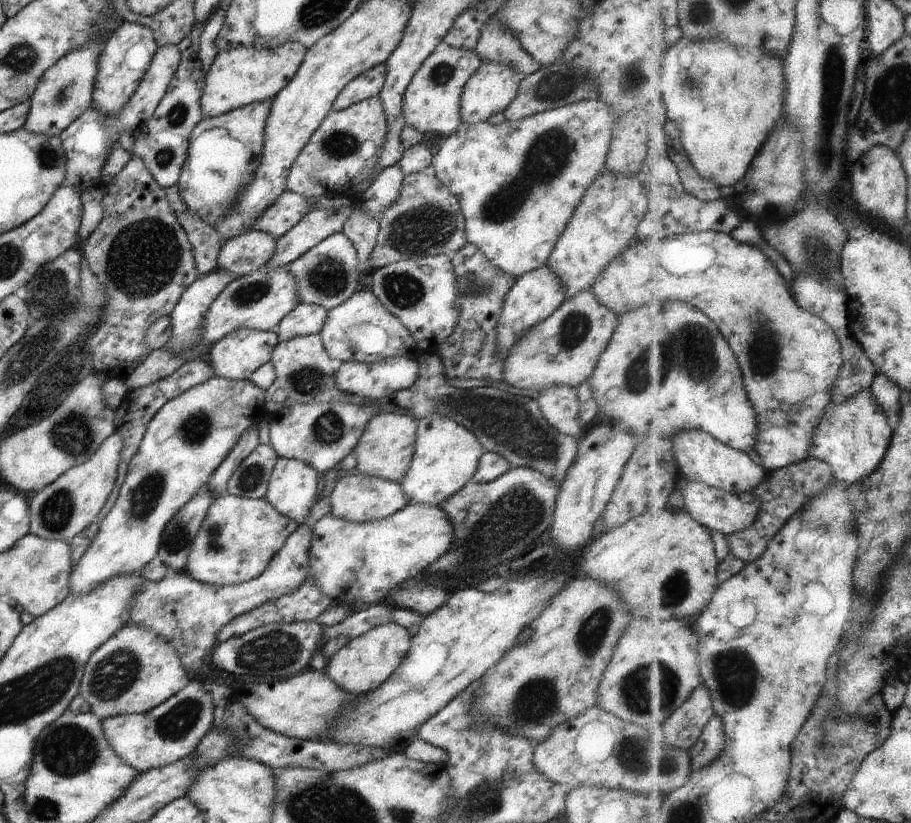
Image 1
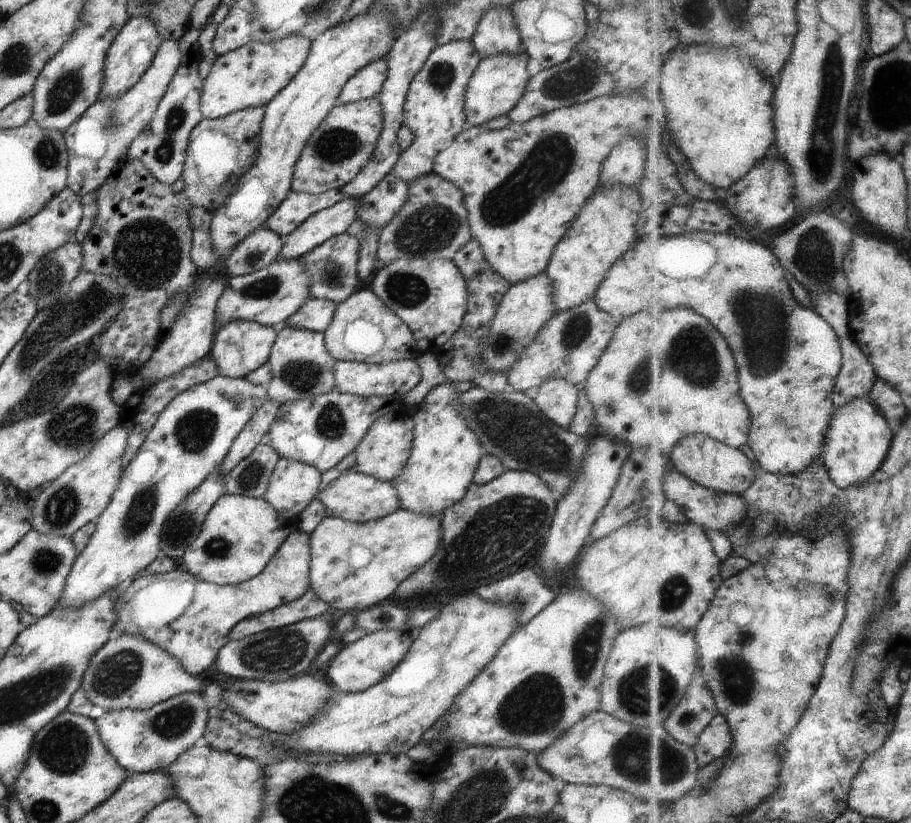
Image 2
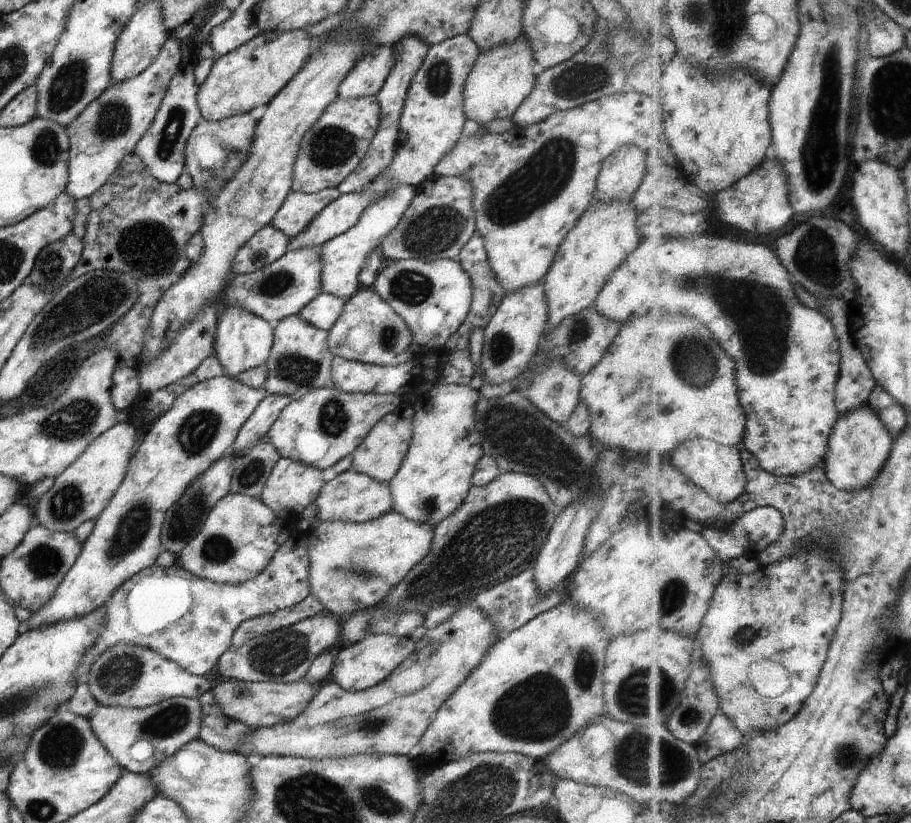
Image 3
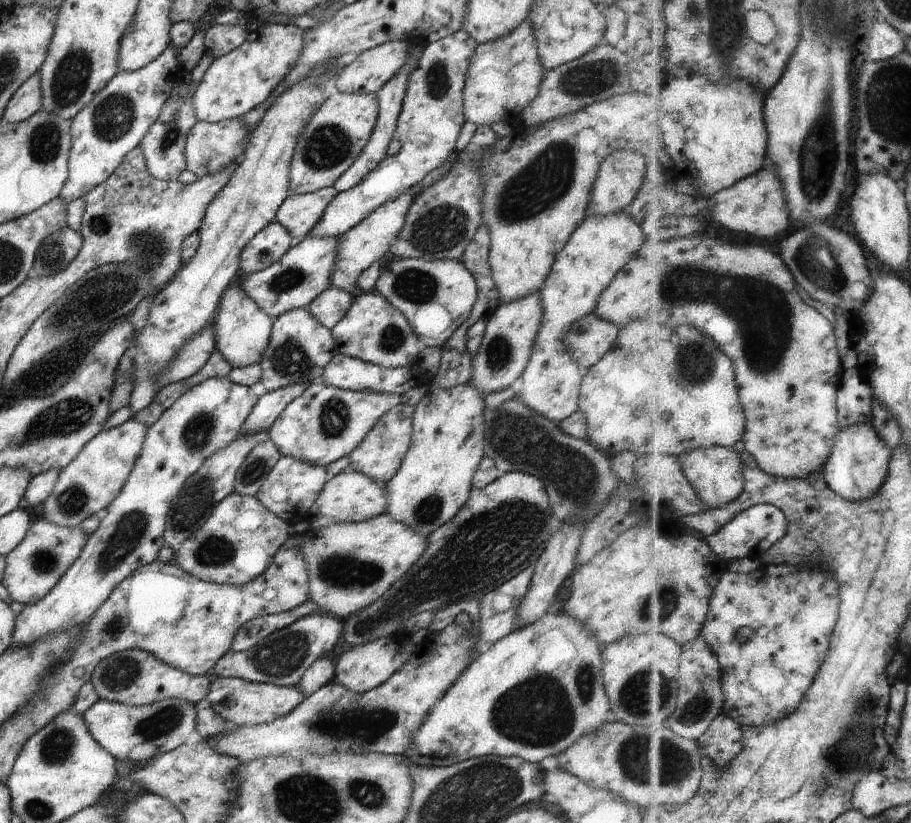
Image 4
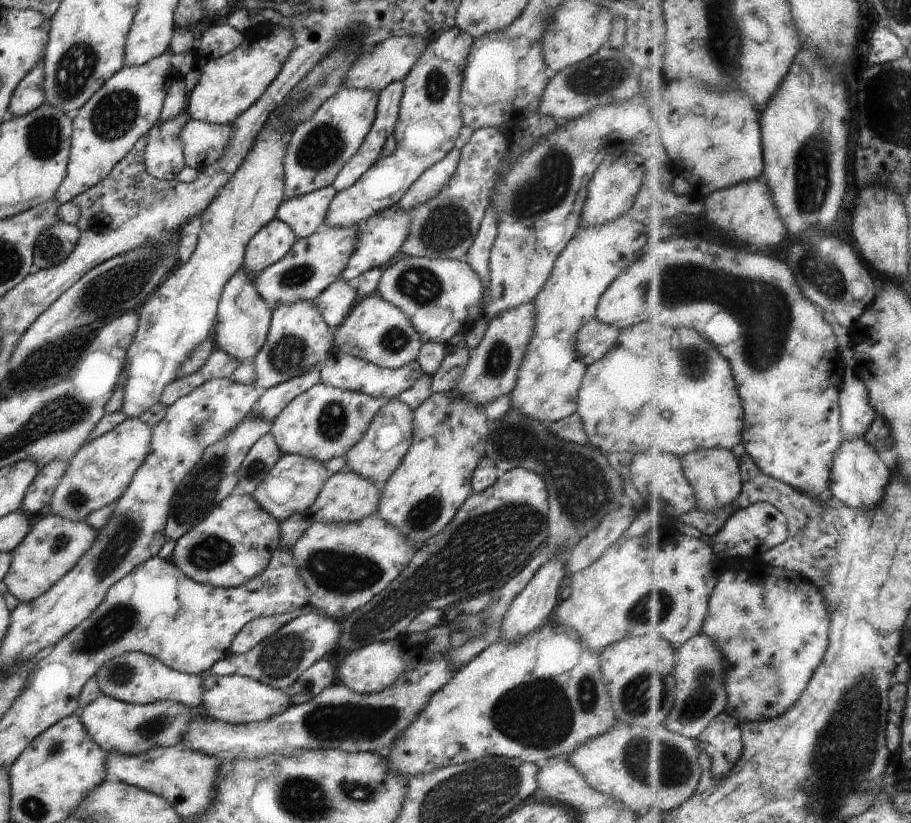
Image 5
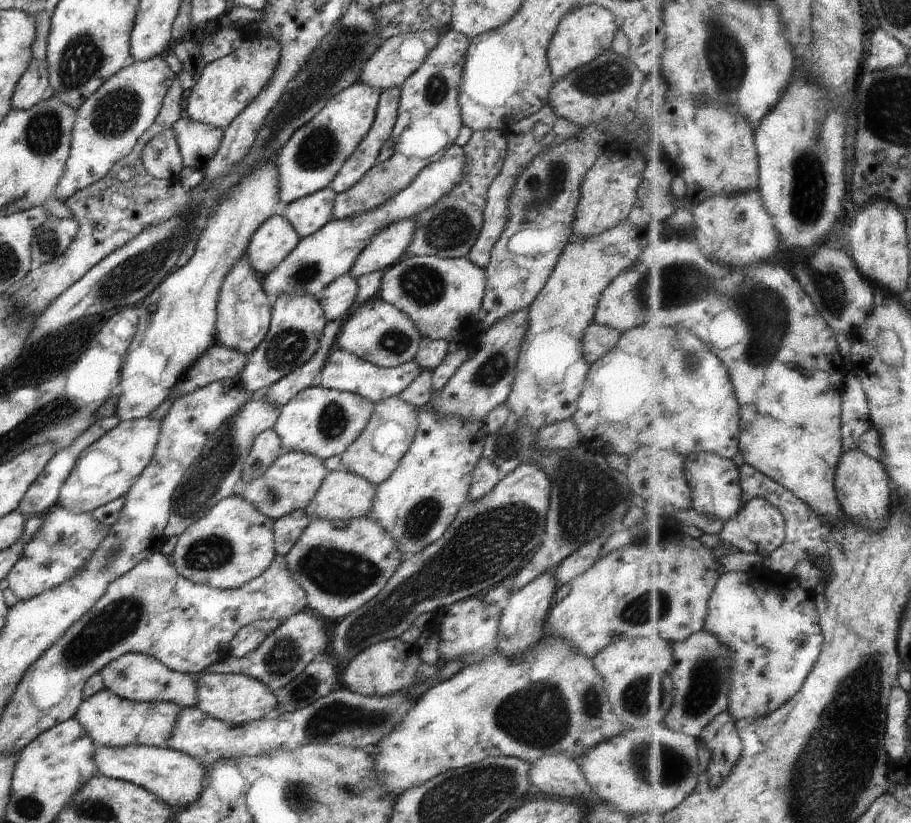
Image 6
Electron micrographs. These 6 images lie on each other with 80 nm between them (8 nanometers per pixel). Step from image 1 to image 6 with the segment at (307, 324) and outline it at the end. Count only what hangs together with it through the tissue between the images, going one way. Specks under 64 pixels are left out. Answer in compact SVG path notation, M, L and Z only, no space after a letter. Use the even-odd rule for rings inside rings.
M346 274L336 278L314 297L323 306L325 319L330 322L343 317L355 306L357 294L356 279Z

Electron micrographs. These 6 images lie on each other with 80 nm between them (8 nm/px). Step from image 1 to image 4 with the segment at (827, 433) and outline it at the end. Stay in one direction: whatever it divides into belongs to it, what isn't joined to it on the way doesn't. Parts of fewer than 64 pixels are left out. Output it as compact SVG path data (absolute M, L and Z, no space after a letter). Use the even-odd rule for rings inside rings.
M872 423L844 425L835 442L834 454L827 462L825 477L839 495L847 499L864 500L883 488L890 474L893 448L881 437Z

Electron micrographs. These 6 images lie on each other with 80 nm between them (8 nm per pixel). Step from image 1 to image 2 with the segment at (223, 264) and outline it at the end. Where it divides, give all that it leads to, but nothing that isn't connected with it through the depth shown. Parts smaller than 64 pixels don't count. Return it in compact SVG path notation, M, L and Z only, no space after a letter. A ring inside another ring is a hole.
M260 226L228 250L224 264L233 277L256 272L277 260L283 241L279 234Z

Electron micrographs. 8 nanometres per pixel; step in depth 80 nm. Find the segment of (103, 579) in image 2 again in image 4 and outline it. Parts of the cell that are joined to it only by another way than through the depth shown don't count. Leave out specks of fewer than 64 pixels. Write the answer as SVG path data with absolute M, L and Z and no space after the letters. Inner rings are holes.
M211 378L185 392L160 418L147 428L141 453L120 489L118 496L107 506L107 513L98 528L87 538L80 556L63 574L58 584L36 604L25 605L15 618L11 646L33 645L35 640L59 633L70 627L84 626L93 614L108 600L110 593L125 578L128 578L142 565L158 560L159 550L165 546L164 531L167 514L172 501L176 500L184 483L202 466L202 463L217 450L227 447L241 434L241 428L251 410L256 406L259 396L251 387L239 385L230 379Z

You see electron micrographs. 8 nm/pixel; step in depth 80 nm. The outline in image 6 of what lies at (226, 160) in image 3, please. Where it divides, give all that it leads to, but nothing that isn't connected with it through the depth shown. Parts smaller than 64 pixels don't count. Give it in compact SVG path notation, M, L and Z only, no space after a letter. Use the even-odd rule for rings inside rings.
M188 116L172 126L179 144L184 167L192 166L206 170L209 160L214 158L223 139L220 127L190 119Z

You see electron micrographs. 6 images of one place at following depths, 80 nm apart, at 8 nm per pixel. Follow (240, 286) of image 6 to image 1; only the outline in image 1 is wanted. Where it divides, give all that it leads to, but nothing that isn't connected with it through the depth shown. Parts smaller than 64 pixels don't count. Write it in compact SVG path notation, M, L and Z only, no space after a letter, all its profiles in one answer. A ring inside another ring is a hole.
M238 328L228 332L207 351L206 358L214 368L214 375L231 380L249 380L250 376L264 364L271 362L272 350L278 344L274 332Z

